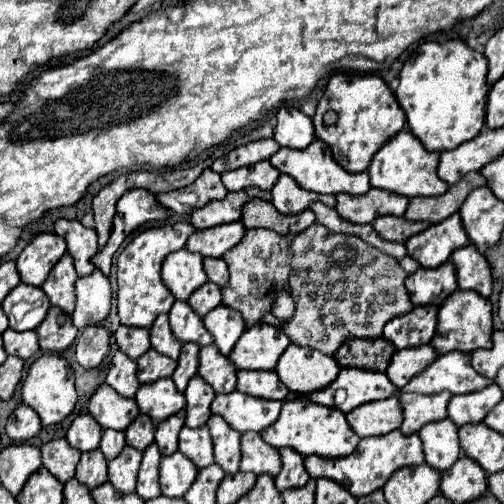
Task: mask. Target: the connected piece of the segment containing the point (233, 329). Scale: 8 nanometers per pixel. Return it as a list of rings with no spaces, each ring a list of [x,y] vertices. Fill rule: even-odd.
[[[220,304],[210,314],[206,314],[204,324],[206,324],[208,332],[214,336],[214,344],[218,346],[218,350],[224,356],[230,354],[230,350],[234,348],[234,344],[238,342],[238,338],[244,332],[244,320],[242,320],[240,312],[228,308],[224,304]]]

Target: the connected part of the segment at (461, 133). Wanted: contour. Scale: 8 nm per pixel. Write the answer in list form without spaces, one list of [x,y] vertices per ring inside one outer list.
[[[464,40],[424,42],[404,62],[396,98],[406,112],[412,134],[426,150],[452,150],[482,130],[488,98],[486,72],[486,56],[472,50]]]

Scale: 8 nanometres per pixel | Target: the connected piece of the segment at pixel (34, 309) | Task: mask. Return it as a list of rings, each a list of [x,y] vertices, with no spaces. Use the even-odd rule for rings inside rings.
[[[18,284],[2,302],[2,310],[10,318],[10,328],[20,332],[34,330],[44,320],[48,308],[50,302],[46,294],[26,284]]]

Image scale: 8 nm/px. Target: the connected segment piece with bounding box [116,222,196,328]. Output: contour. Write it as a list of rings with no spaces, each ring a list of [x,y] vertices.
[[[178,222],[174,226],[160,226],[160,228],[148,228],[140,232],[118,256],[116,268],[118,268],[118,316],[124,326],[136,326],[136,328],[150,328],[158,314],[170,312],[174,304],[172,292],[164,286],[160,278],[160,266],[162,260],[180,248],[184,248],[190,234],[194,234],[196,228],[188,222]]]

